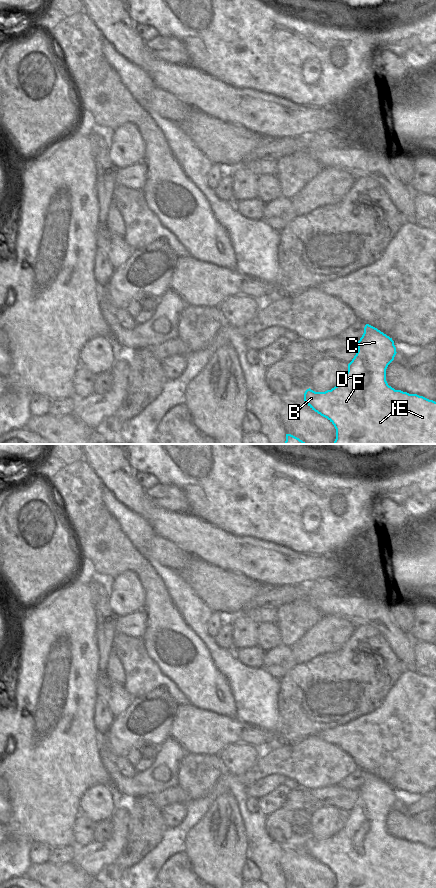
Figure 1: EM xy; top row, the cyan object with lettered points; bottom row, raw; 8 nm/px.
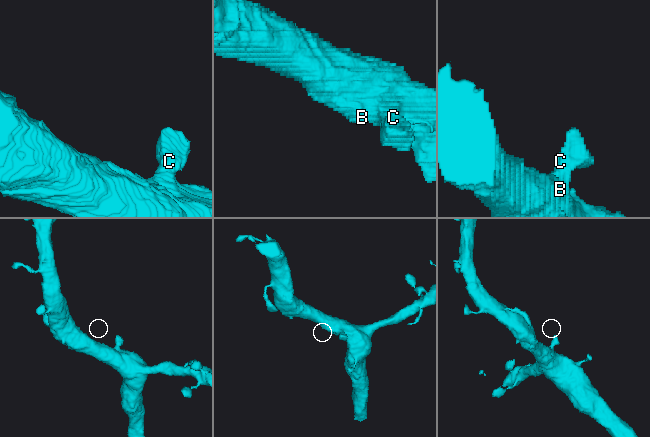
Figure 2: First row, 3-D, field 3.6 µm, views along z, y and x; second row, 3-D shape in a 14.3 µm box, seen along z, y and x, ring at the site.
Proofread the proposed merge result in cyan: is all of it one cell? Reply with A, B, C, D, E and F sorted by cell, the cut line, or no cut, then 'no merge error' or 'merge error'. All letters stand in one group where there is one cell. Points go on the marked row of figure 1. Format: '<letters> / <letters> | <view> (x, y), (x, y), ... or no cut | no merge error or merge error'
A B C D E F | no cut | no merge error

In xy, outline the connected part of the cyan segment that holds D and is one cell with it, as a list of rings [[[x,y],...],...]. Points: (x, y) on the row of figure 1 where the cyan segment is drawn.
[[[366,324],[358,341],[358,351],[348,364],[344,379],[325,392],[315,392],[310,388],[305,391],[306,404],[334,425],[336,439],[333,444],[436,444],[436,402],[417,394],[395,390],[386,381],[386,369],[396,353],[392,338]]]

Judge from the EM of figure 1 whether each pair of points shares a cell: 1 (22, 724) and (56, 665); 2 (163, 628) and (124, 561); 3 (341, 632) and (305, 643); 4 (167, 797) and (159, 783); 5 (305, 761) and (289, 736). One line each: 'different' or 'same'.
1: same
2: same
3: same
4: different
5: different

